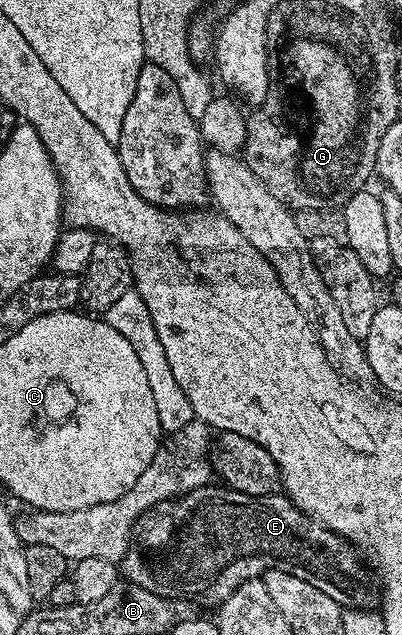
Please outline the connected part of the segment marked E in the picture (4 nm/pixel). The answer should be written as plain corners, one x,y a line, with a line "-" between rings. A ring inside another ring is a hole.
224,486
213,487
192,488
184,496
179,496
176,500
164,500
161,504
157,504
154,508
149,508
143,513
140,520
137,521
137,527
135,529
135,550
126,552
125,557
119,562
120,575
126,581
135,583
137,586
143,586
144,589
154,594
159,594
165,599
187,600
196,602
198,605
201,603
217,606
220,605
222,600
227,599
243,582
264,577
270,568
281,568
284,572
295,574
295,578
303,578
303,582
311,582
311,586
315,586
315,590
323,590
323,594
327,594
327,598
335,598
335,602
341,605
342,609
369,610
378,603
379,588
375,583
374,573
363,563
362,557
359,555
357,549
347,543
341,536
331,530
327,530
327,526
315,522
306,512
300,512
289,501
288,496
284,494
252,496
251,494
243,494
242,492
234,492
233,489

